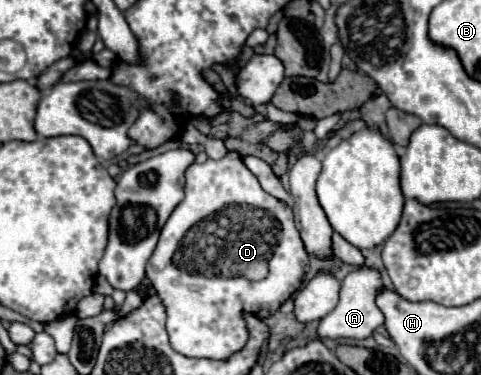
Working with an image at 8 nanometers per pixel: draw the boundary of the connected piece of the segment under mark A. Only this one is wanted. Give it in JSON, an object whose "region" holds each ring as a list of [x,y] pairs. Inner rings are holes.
{"region":[[[360,267],[348,273],[340,285],[340,301],[334,307],[334,311],[330,311],[326,317],[320,319],[316,337],[318,339],[366,339],[374,335],[374,331],[384,323],[382,311],[374,303],[374,297],[380,287],[382,287],[380,275],[370,267]]]}

